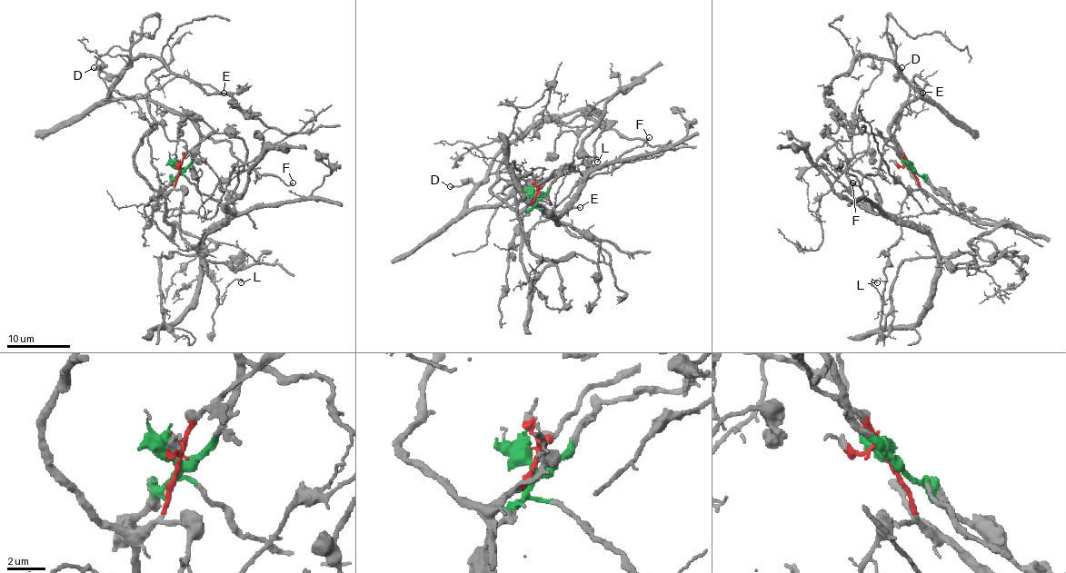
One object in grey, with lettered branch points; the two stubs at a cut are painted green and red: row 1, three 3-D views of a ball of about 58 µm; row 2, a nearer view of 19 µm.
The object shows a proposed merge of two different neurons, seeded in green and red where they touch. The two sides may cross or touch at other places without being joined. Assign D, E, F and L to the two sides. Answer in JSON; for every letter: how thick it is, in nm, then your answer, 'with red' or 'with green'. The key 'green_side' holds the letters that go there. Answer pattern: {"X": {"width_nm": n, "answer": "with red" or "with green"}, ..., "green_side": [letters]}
{"D": {"width_nm": 190, "answer": "with green"}, "E": {"width_nm": 220, "answer": "with green"}, "F": {"width_nm": 180, "answer": "with green"}, "L": {"width_nm": 100, "answer": "with red"}, "green_side": ["D", "E", "F"]}

